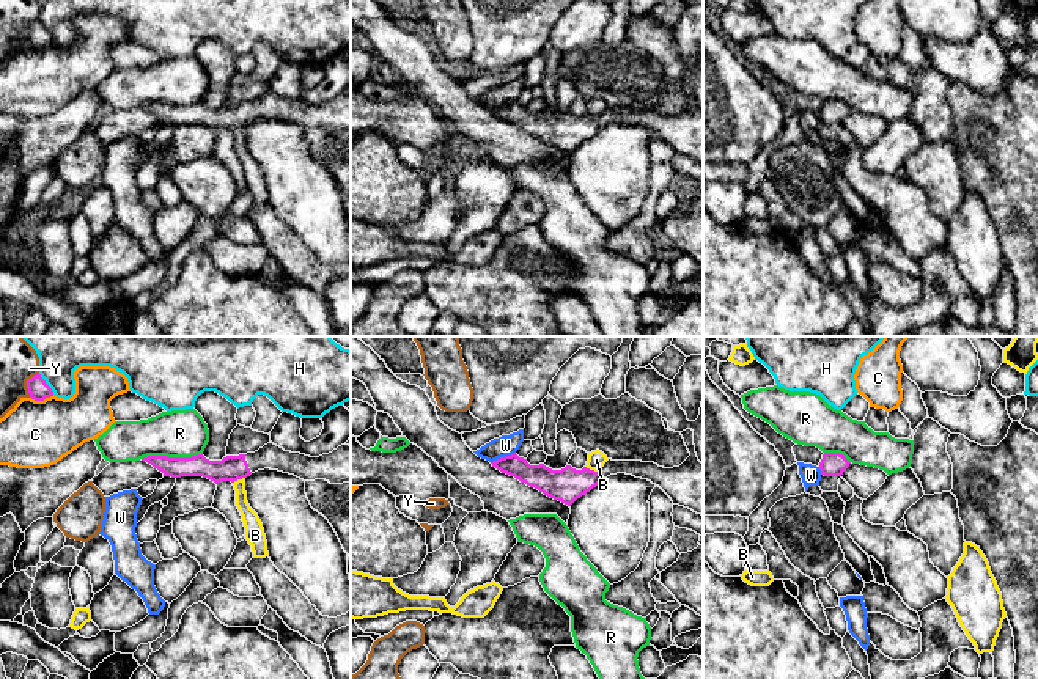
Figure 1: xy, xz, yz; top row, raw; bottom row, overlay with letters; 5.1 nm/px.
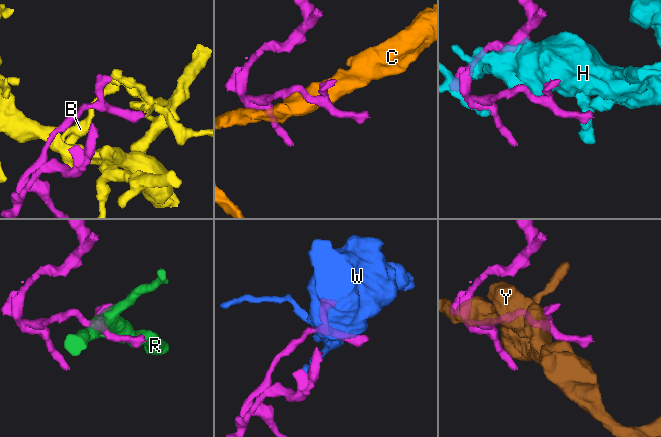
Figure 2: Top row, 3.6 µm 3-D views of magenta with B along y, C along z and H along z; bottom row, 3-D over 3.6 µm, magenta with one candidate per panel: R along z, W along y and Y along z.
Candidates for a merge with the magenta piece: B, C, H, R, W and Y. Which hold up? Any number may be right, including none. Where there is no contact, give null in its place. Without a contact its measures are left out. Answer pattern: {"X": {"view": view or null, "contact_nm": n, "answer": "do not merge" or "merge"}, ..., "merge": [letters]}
{"B": {"view": "xz", "contact_nm": 80, "answer": "do not merge"}, "C": {"view": "xy", "contact_nm": 120, "answer": "do not merge"}, "H": {"view": "xy", "contact_nm": 140, "answer": "do not merge"}, "R": {"view": "xy", "contact_nm": 320, "answer": "do not merge"}, "W": {"view": "xz", "contact_nm": 140, "answer": "do not merge"}, "Y": {"view": "xy", "contact_nm": 140, "answer": "do not merge"}, "merge": []}

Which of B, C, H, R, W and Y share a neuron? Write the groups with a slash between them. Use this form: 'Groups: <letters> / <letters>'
Groups: B / C / H / R / W / Y

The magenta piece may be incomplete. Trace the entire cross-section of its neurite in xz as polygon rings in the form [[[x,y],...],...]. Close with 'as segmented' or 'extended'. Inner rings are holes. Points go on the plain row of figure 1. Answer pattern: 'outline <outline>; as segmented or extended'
outline [[[517,102],[500,105],[492,110],[492,115],[568,154],[604,127],[599,119],[587,115],[576,118],[566,113],[561,118],[552,118],[544,112],[530,113],[527,107]]]; as segmented

